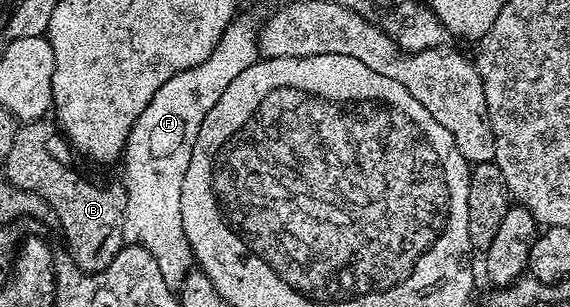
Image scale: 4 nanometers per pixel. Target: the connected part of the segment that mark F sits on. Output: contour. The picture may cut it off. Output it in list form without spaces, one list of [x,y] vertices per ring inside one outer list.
[[[236,18],[221,34],[221,42],[201,62],[201,66],[193,66],[165,82],[157,94],[141,110],[141,118],[133,126],[133,130],[127,139],[127,147],[121,157],[123,164],[122,182],[123,189],[127,191],[127,201],[125,202],[125,218],[123,219],[123,239],[132,244],[140,244],[153,258],[157,258],[157,266],[161,266],[161,274],[172,286],[182,285],[183,277],[187,275],[193,264],[191,255],[191,244],[187,241],[187,235],[181,222],[181,186],[185,182],[185,170],[189,170],[189,158],[193,158],[193,146],[197,142],[199,127],[204,118],[213,110],[217,98],[249,66],[253,66],[260,59],[259,42],[257,39],[256,21],[242,20]]]

